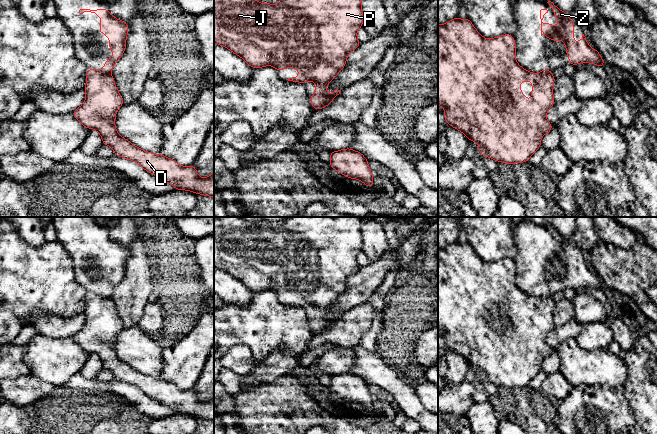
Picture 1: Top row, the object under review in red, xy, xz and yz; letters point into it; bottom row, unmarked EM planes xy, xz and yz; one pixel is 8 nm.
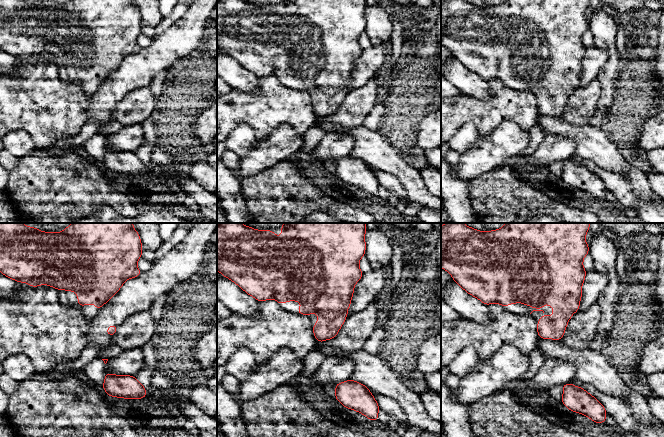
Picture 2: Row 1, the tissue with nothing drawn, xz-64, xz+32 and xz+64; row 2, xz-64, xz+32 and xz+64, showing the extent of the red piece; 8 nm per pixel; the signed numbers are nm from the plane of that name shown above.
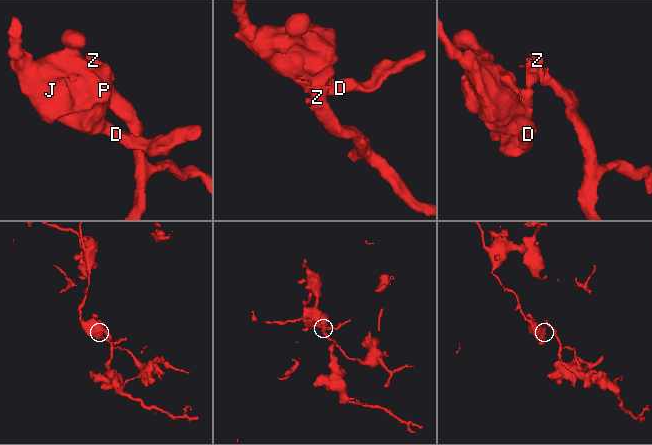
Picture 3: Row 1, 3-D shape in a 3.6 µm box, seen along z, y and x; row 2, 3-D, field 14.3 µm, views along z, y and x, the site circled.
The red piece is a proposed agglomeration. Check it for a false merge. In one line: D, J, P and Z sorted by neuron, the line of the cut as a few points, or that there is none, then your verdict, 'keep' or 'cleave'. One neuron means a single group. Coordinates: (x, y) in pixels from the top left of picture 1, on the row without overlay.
D J P / Z; cut in xy along (98, 295), (109, 298); cleave

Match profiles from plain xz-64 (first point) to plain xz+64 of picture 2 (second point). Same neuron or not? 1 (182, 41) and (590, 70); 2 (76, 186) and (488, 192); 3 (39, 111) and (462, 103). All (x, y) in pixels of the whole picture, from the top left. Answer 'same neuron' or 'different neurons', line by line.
1: same neuron
2: same neuron
3: same neuron

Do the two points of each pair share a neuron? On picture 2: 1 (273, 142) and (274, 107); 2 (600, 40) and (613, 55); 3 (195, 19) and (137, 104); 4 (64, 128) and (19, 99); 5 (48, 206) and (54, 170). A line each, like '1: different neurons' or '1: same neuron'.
1: different neurons
2: same neuron
3: different neurons
4: same neuron
5: same neuron

